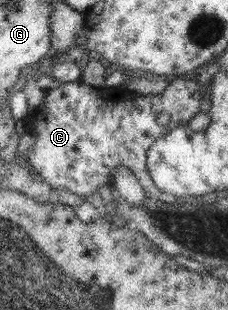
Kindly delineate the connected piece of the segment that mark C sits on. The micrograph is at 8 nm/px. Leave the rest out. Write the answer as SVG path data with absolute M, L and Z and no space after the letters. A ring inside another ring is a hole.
M194 76L179 77L168 83L168 86L157 95L142 95L124 87L92 87L82 80L61 83L54 88L44 89L41 105L34 114L28 114L20 128L36 138L32 149L28 151L29 164L45 179L50 187L66 190L76 196L89 196L98 192L98 185L112 185L114 169L124 165L137 176L147 197L164 204L180 200L160 192L151 179L147 169L148 149L152 143L168 130L187 126L188 120L200 112L200 84ZM168 112L170 120L166 125L156 123L156 114Z

